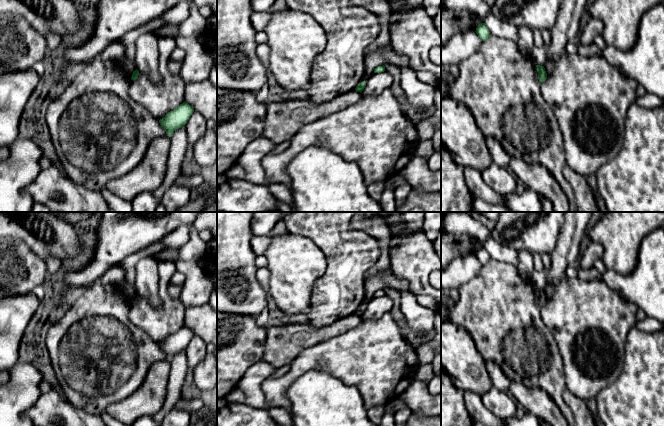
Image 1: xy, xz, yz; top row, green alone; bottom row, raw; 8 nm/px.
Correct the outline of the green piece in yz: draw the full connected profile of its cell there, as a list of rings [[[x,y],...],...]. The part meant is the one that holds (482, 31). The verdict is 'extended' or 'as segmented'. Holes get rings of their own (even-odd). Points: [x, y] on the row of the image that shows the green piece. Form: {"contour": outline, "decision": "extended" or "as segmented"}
{"contour": [[[485,23],[479,24],[475,32],[478,35],[478,37],[481,39],[481,41],[487,40],[491,35]]], "decision": "as segmented"}

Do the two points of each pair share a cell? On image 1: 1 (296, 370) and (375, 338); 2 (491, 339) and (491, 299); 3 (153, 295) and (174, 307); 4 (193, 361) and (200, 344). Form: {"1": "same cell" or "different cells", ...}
{"1": "same cell", "2": "same cell", "3": "different cells", "4": "same cell"}

